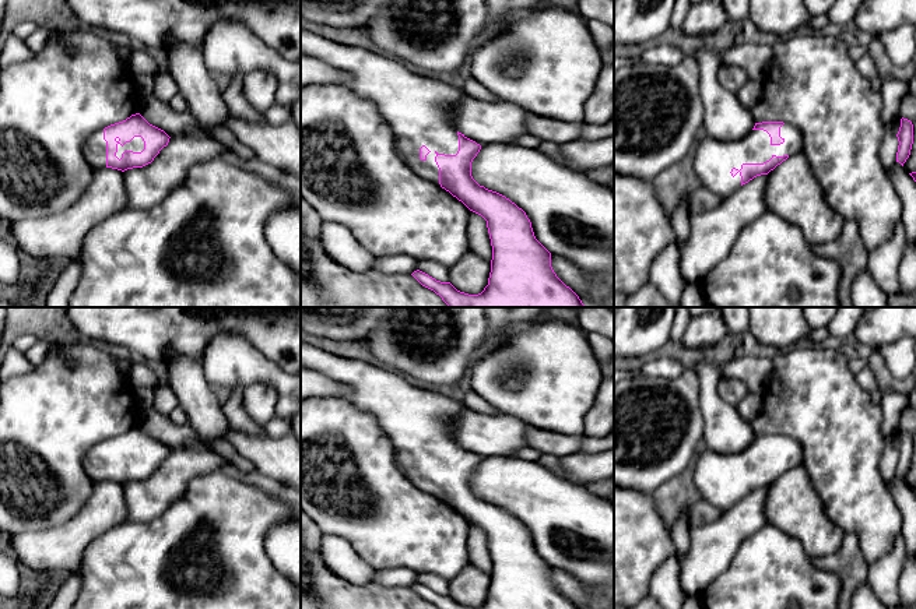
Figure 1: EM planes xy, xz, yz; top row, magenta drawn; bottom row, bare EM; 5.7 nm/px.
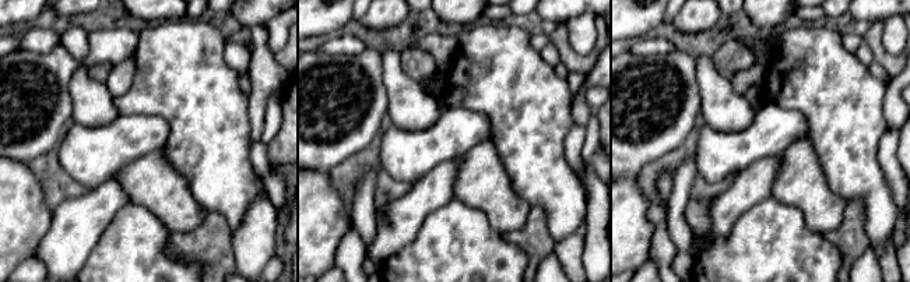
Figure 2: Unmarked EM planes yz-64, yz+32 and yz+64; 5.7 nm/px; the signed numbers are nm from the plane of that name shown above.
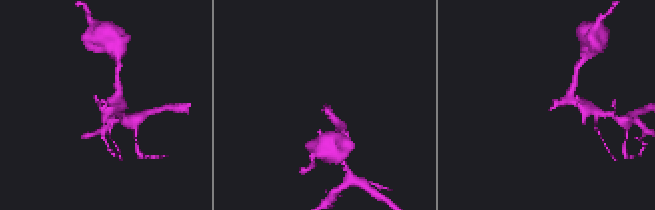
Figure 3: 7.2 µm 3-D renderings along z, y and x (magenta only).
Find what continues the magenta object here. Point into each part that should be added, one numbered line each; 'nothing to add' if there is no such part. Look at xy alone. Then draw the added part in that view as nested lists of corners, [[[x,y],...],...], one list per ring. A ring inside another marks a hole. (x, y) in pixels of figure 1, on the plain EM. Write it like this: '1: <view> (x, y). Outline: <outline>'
1: xy (136, 457). Outline: [[[134,450],[130,455],[126,455],[123,460],[117,457],[116,469],[120,472],[124,464],[141,465],[144,462],[144,454],[141,450]]]

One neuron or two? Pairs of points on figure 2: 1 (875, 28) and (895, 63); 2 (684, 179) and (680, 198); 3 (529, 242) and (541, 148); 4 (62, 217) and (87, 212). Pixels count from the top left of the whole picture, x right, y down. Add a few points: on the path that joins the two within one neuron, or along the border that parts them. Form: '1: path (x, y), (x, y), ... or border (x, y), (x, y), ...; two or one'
1: path (875, 38), (877, 48), (885, 56); one
2: path (682, 183), (680, 194); one
3: border (531, 205), (543, 208), (551, 235); two
4: path (67, 217), (81, 217); one

